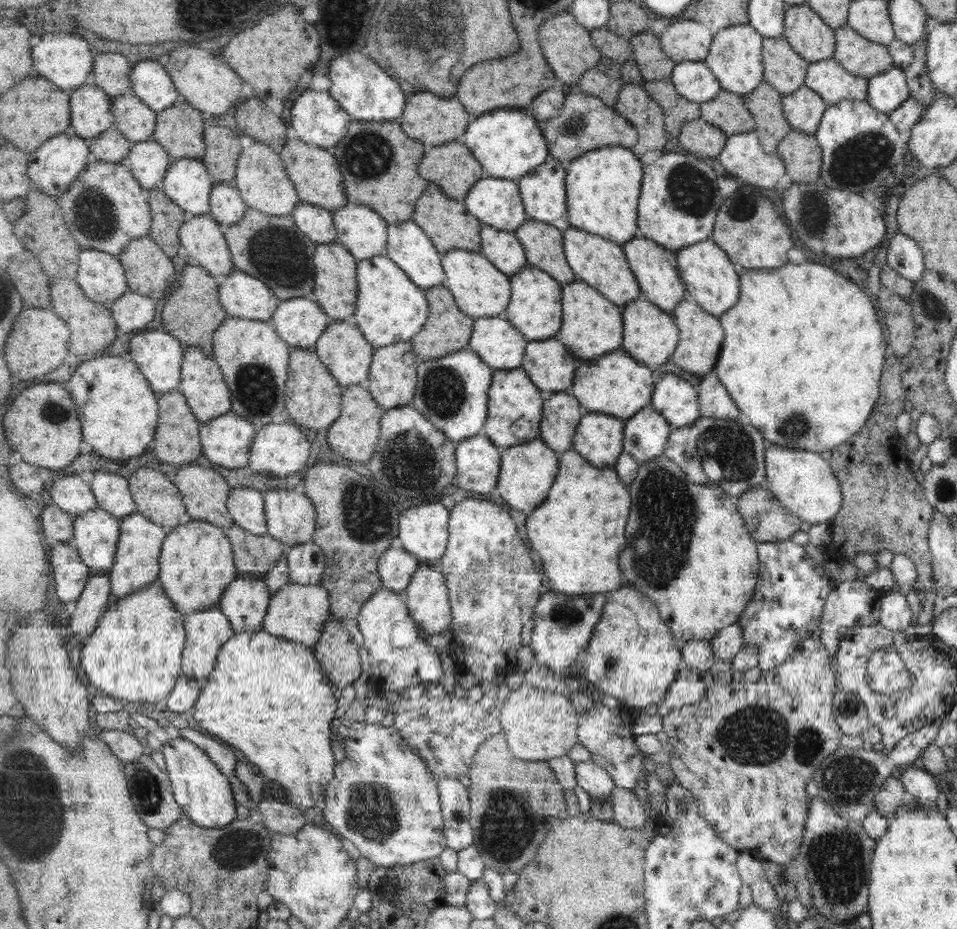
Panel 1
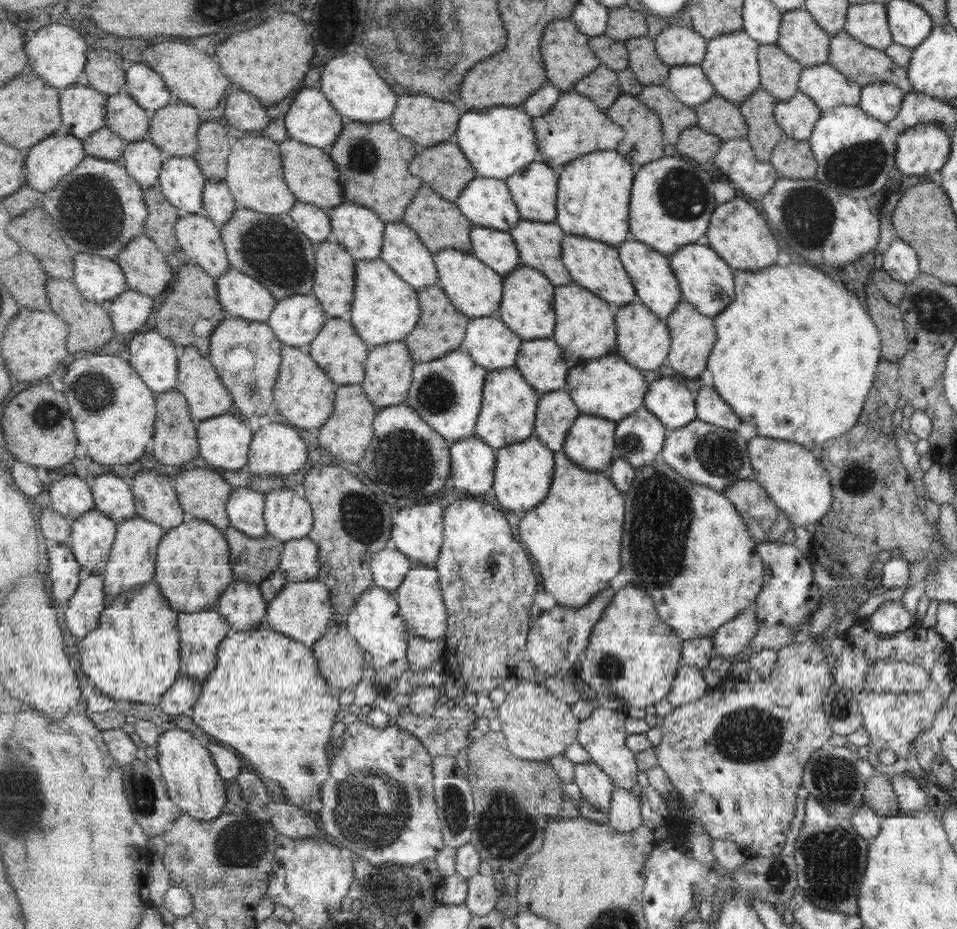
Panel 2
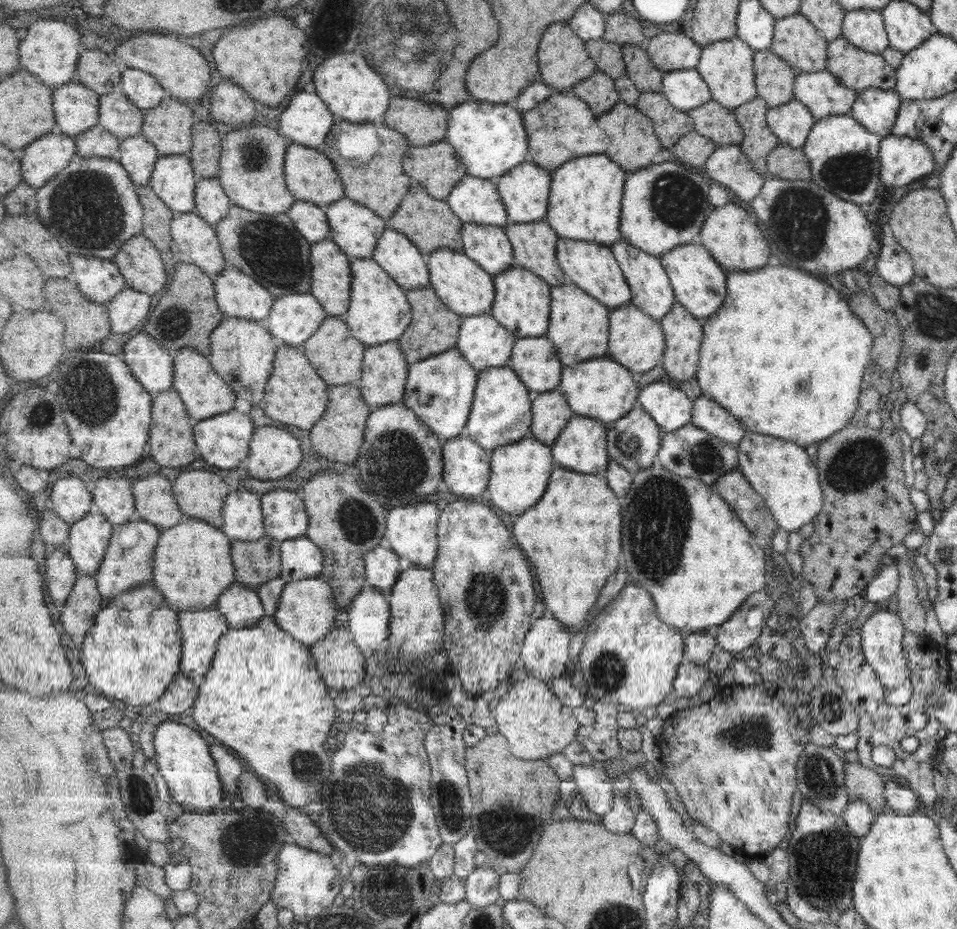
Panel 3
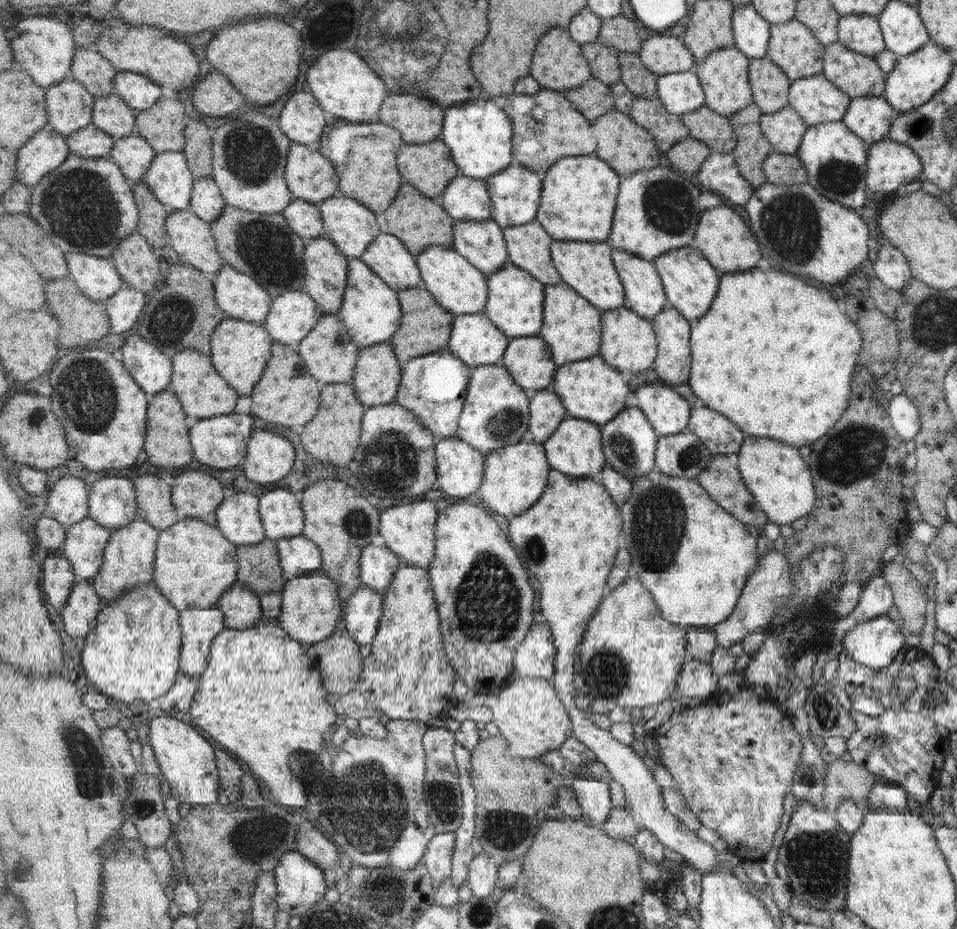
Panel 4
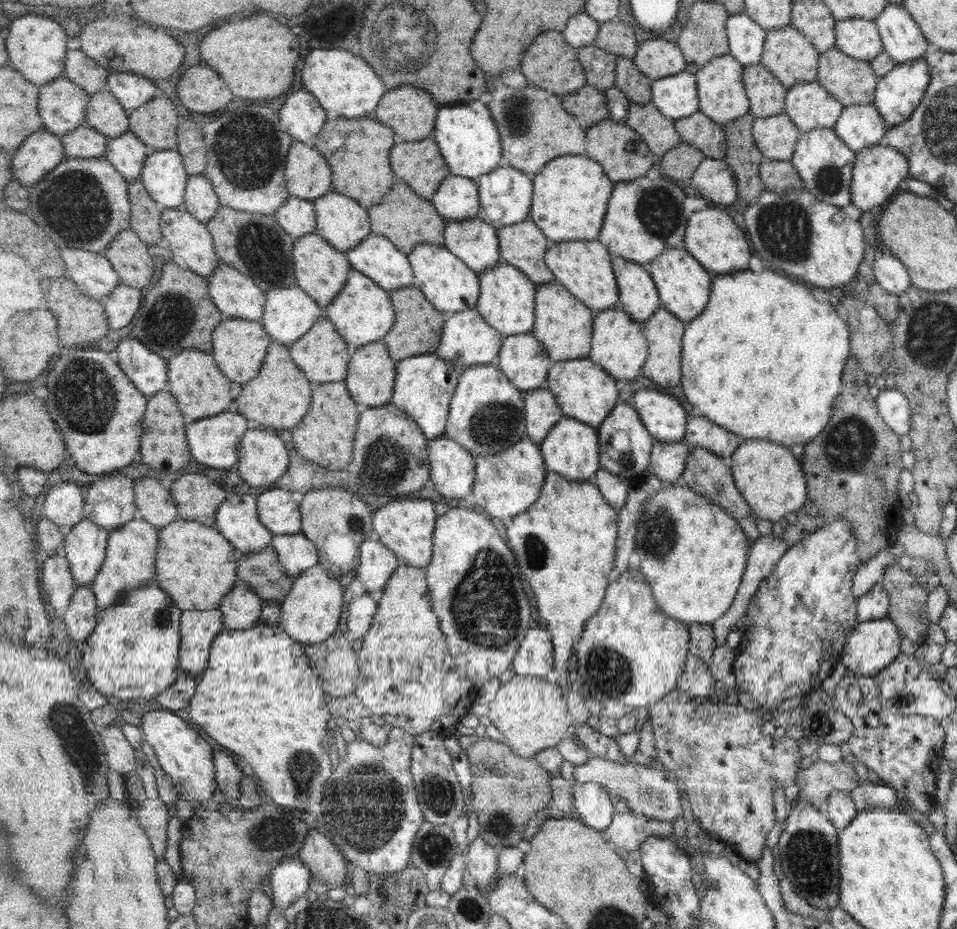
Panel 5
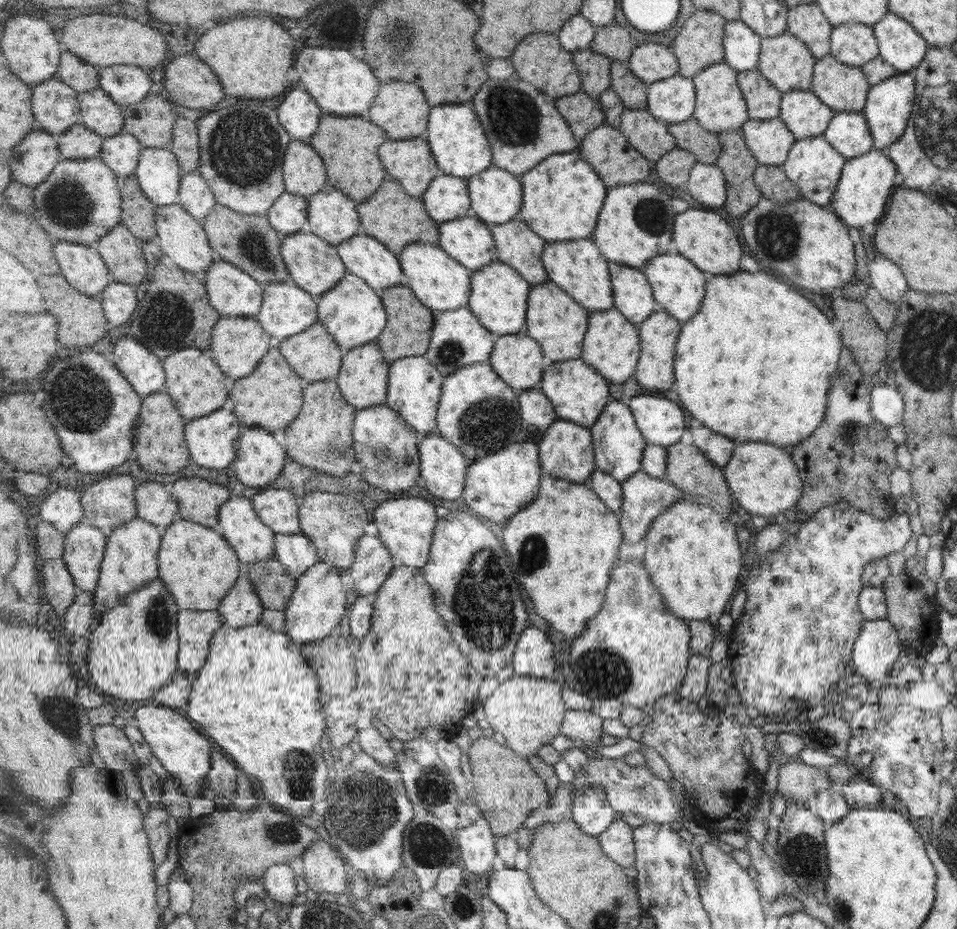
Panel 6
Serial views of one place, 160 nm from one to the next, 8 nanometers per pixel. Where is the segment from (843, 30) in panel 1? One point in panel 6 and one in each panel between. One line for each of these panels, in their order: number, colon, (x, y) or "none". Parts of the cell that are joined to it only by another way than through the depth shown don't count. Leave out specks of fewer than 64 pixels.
2: (860, 64)
3: (854, 68)
4: (856, 75)
5: (851, 82)
6: (842, 88)

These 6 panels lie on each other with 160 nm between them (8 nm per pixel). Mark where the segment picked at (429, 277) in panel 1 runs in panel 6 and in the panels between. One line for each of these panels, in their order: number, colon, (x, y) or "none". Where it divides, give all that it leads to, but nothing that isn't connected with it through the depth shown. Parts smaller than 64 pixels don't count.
2: (403, 249)
3: (400, 256)
4: (388, 257)
5: (377, 257)
6: (367, 257)

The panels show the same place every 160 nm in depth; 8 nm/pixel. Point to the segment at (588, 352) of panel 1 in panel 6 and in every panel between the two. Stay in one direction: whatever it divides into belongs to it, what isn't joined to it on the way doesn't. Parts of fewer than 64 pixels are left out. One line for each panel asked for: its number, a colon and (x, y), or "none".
2: (586, 328)
3: (579, 325)
4: (572, 327)
5: (564, 323)
6: (559, 323)

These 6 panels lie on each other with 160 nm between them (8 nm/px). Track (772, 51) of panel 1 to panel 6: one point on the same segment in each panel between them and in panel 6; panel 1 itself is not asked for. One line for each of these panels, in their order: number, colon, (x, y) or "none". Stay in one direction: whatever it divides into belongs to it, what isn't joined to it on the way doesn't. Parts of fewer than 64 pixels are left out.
2: (780, 73)
3: (774, 78)
4: (770, 88)
5: (766, 94)
6: (763, 98)

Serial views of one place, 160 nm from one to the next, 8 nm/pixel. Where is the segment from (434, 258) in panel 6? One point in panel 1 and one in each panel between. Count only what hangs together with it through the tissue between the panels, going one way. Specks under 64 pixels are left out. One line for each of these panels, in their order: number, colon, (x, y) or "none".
1: (481, 290)
2: (477, 290)
3: (465, 287)
4: (460, 287)
5: (451, 285)

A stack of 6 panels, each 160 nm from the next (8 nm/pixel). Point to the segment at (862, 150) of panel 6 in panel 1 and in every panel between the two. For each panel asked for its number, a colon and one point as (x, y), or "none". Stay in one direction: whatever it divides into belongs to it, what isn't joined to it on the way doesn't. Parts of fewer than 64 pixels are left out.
1: (885, 92)
2: (881, 101)
3: (875, 109)
4: (868, 117)
5: (859, 126)

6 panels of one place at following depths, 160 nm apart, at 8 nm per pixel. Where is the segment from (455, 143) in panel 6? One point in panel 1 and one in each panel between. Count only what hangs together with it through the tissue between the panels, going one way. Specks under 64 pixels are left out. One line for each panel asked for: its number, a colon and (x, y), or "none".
1: (509, 142)
2: (501, 140)
3: (490, 138)
4: (480, 134)
5: (469, 139)

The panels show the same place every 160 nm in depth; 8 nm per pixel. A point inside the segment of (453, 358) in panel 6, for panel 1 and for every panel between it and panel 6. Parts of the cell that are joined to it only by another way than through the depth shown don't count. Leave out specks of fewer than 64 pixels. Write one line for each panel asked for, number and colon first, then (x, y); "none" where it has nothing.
1: (502, 345)
2: (492, 344)
3: (485, 342)
4: (476, 339)
5: (468, 339)

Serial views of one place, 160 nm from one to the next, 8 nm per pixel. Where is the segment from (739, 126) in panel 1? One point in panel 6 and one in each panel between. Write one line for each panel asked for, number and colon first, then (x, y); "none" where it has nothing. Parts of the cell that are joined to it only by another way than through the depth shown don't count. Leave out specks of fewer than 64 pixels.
2: (720, 116)
3: (712, 119)
4: (706, 125)
5: (699, 130)
6: (690, 135)

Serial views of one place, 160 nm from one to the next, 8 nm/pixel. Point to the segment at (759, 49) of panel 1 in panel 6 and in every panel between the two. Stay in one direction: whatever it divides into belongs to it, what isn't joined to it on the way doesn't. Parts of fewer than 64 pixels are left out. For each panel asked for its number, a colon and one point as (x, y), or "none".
2: (732, 63)
3: (728, 66)
4: (725, 74)
5: (723, 96)
6: (720, 103)

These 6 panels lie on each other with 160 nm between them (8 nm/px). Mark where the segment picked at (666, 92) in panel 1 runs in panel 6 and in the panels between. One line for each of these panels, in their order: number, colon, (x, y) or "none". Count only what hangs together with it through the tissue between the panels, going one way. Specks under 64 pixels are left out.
2: (676, 116)
3: (671, 124)
4: (668, 129)
5: (659, 131)
6: (651, 136)

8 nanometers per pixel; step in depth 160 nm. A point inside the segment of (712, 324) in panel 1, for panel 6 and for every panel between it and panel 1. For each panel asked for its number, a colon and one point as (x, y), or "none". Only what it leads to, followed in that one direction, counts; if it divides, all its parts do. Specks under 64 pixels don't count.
2: (694, 335)
3: (684, 332)
4: (673, 363)
5: (665, 332)
6: (657, 367)

